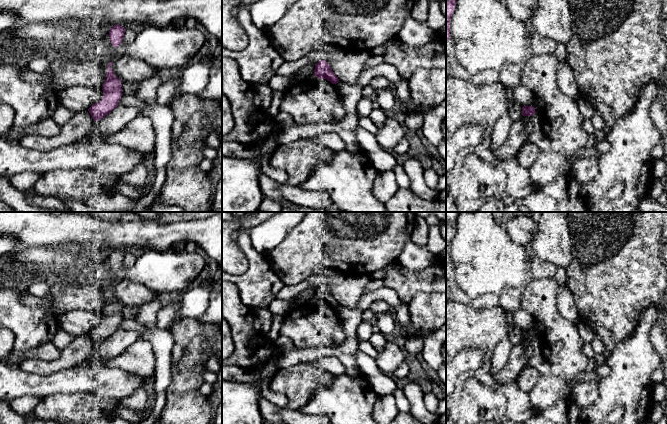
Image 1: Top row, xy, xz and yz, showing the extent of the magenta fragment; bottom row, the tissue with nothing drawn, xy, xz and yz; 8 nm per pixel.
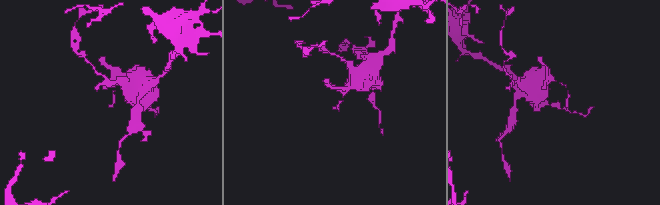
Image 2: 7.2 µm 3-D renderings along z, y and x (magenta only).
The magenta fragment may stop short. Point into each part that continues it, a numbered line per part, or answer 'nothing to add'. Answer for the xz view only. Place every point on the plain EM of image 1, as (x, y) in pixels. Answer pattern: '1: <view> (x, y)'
nothing to add

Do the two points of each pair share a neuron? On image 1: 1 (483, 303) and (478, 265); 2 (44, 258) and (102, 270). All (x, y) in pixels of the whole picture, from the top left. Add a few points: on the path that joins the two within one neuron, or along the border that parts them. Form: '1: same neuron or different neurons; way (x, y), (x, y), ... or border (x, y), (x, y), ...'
1: different neurons; border (497, 295), (485, 293), (472, 299)
2: same neuron; way (58, 261), (78, 263), (88, 268)

